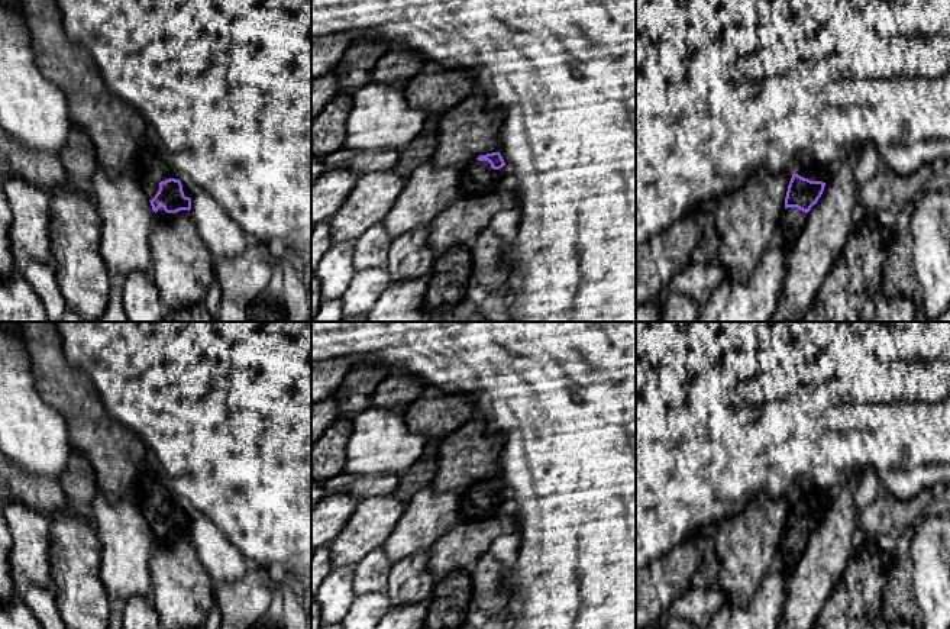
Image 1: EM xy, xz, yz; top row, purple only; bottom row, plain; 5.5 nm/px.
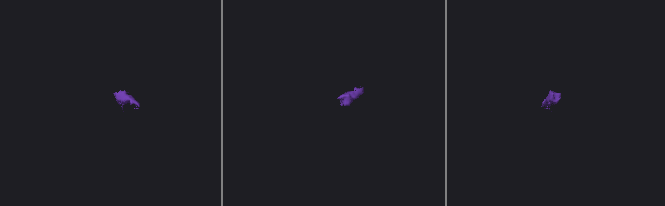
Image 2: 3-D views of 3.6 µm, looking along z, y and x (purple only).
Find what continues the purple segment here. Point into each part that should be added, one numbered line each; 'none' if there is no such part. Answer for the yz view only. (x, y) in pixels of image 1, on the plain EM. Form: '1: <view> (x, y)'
1: yz (813, 496)
2: yz (792, 544)

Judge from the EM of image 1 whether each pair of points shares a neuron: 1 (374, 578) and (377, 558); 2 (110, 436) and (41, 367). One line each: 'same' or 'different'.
1: same
2: same

